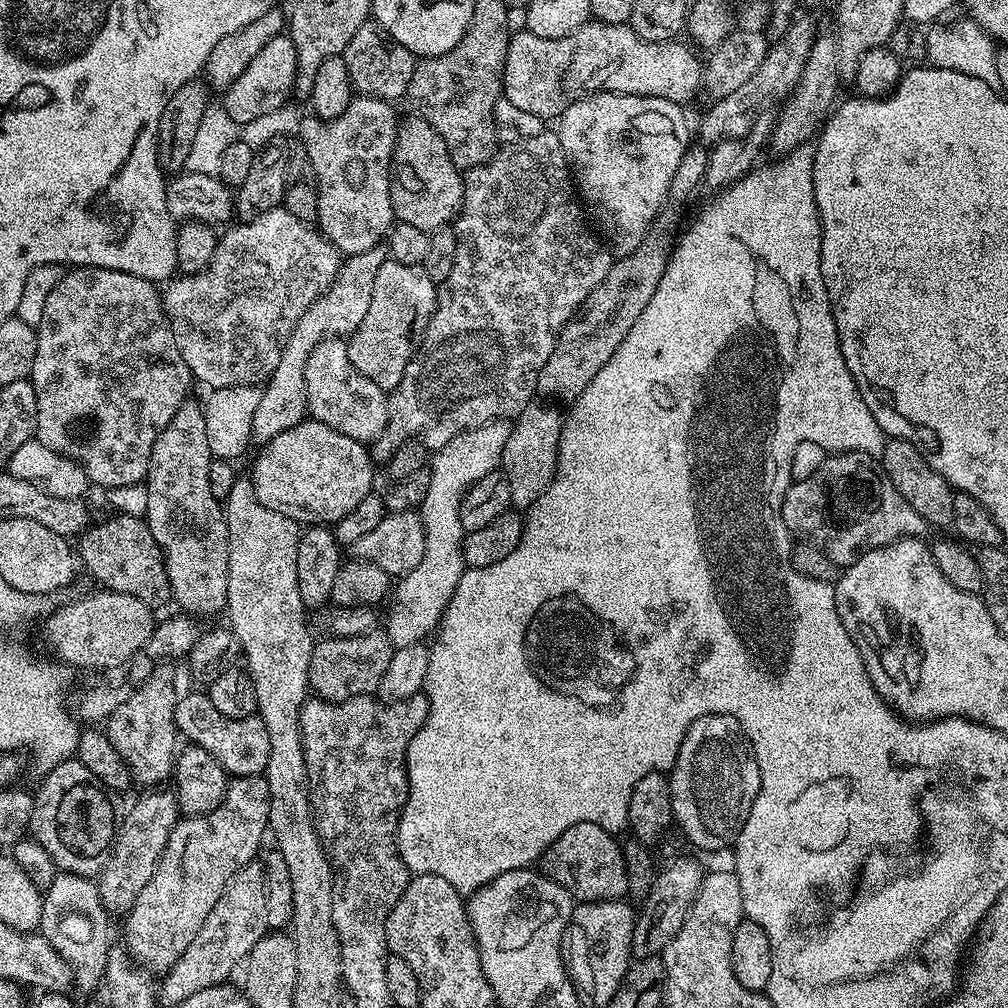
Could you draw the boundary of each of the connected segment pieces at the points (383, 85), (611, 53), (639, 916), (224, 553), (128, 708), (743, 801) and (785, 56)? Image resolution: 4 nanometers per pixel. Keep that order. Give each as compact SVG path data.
M369 20L358 28L343 55L347 69L350 70L352 87L359 95L373 96L389 102L407 97L410 78L414 78L417 57L395 42L391 35L376 21Z
M595 18L566 38L538 38L527 30L514 32L508 41L502 96L545 122L555 121L581 96L597 92L657 96L688 106L702 92L702 60L687 43L680 43L679 39L646 42L628 24L607 24Z
M688 856L657 871L650 894L642 901L644 912L636 912L636 925L632 935L632 954L635 959L660 956L663 953L664 947L672 941L674 934L682 930L682 922L686 922L686 914L702 886L705 875L705 869L700 869L699 862Z
M185 402L180 409L174 414L174 418L170 418L170 422L166 426L166 430L162 430L162 434L158 434L158 438L154 442L154 450L152 457L148 463L148 475L146 477L146 487L148 489L148 515L146 523L150 534L154 534L154 542L158 542L160 552L164 556L164 565L166 566L166 574L170 582L170 590L172 591L172 600L177 604L181 613L187 614L193 618L201 618L200 616L216 616L225 611L228 606L228 527L226 526L226 518L224 517L224 509L221 501L214 498L214 493L210 490L210 462L214 459L208 439L206 438L206 418L204 417L204 409L199 403Z
M158 666L150 674L150 678L137 686L134 694L126 698L118 710L114 710L106 721L106 731L110 742L114 742L114 750L122 754L126 766L130 770L133 781L138 785L163 785L164 779L174 772L176 753L178 751L178 733L176 731L176 676L171 667Z
M710 714L697 718L682 738L678 758L668 776L668 785L672 799L672 818L678 828L680 824L685 838L694 847L705 848L708 852L716 852L719 848L731 849L738 834L746 826L746 818L760 789L758 762L752 752L752 743L745 736L740 723L726 714Z
M793 19L783 36L769 47L766 58L762 60L762 66L754 70L752 77L743 86L738 86L734 94L719 97L705 110L704 117L700 120L701 141L699 140L699 143L701 145L715 146L730 138L742 138L750 130L758 113L771 109L786 100L792 93L804 69L807 56L812 50L812 45L818 39L815 26L808 20L800 19Z

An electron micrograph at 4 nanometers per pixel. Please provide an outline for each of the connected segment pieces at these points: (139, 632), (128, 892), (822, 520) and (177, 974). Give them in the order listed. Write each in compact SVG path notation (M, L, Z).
M95 590L89 596L80 596L69 604L61 606L57 612L49 611L43 617L44 640L53 657L59 663L69 665L75 669L79 664L91 664L94 668L119 668L122 662L126 662L152 637L154 619L153 609L146 602L134 598L130 594L121 592L109 592L107 590Z
M156 788L138 799L125 811L119 832L106 866L96 878L102 902L111 913L126 912L137 901L142 887L153 877L154 870L164 853L166 842L180 819L179 803L173 791Z
M838 452L825 455L824 461L810 478L802 478L789 486L784 495L782 518L788 531L797 541L818 546L836 564L847 566L854 563L863 552L892 544L895 540L920 538L929 531L929 524L924 521L922 514L894 490L894 482L884 472L879 459L867 456L861 452Z
M253 862L242 866L238 874L222 890L222 898L210 910L210 918L194 934L194 942L186 946L186 954L174 962L171 972L163 973L162 983L158 988L158 1000L161 1005L175 1006L182 998L206 990L206 986L223 984L232 971L239 969L248 959L250 950L269 931L268 901L264 895L263 863Z

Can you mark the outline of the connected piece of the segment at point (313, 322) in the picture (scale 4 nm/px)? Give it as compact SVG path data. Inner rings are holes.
M384 246L362 250L362 254L347 257L323 296L311 304L302 318L298 318L282 350L282 358L278 358L278 366L274 366L263 385L258 398L258 410L254 410L251 439L257 440L257 445L263 446L270 438L282 434L282 430L298 426L308 416L304 364L323 340L347 338L354 330L358 330L358 326L362 326L362 318L366 318L366 310L374 294L374 278L378 278L378 270L382 270L387 259L388 249Z

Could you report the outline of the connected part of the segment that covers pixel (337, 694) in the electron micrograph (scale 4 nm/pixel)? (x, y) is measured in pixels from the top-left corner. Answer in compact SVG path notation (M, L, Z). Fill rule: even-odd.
M373 630L357 636L325 635L325 640L317 639L312 645L308 687L313 697L341 704L355 696L371 696L376 691L390 658L394 645L387 631Z

